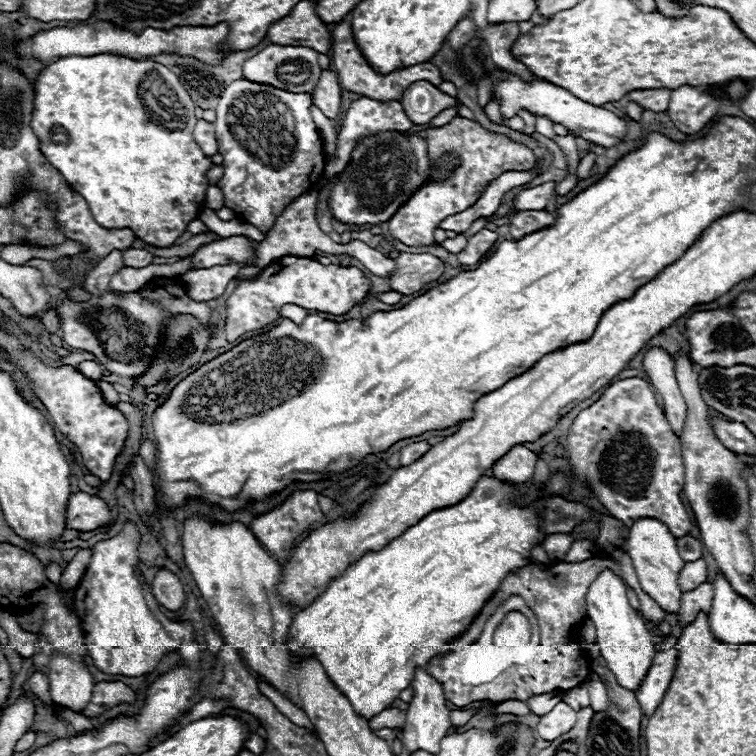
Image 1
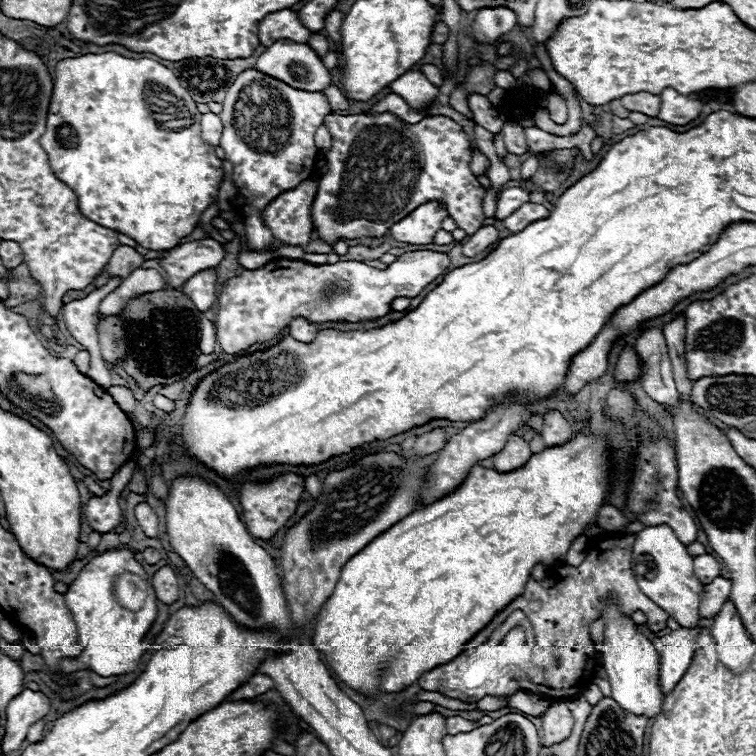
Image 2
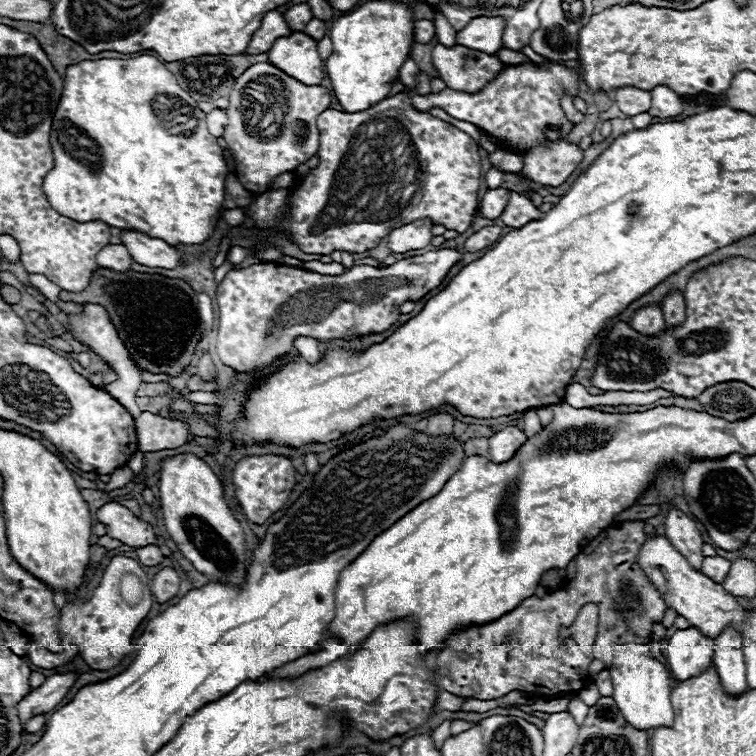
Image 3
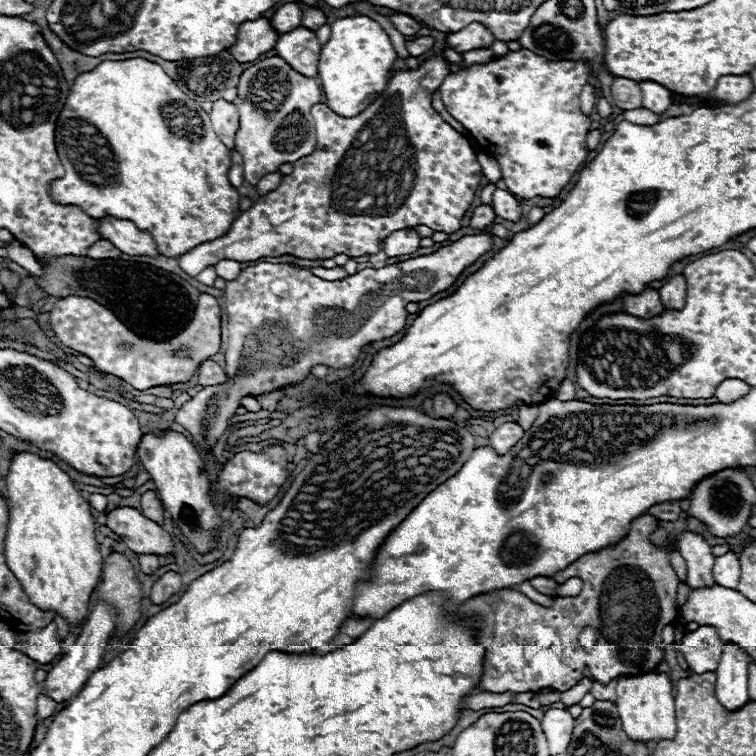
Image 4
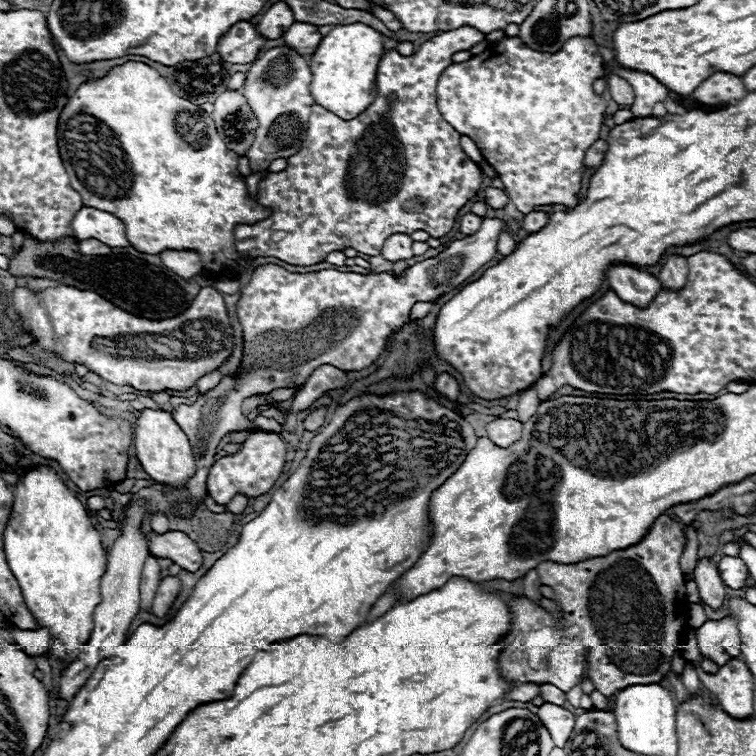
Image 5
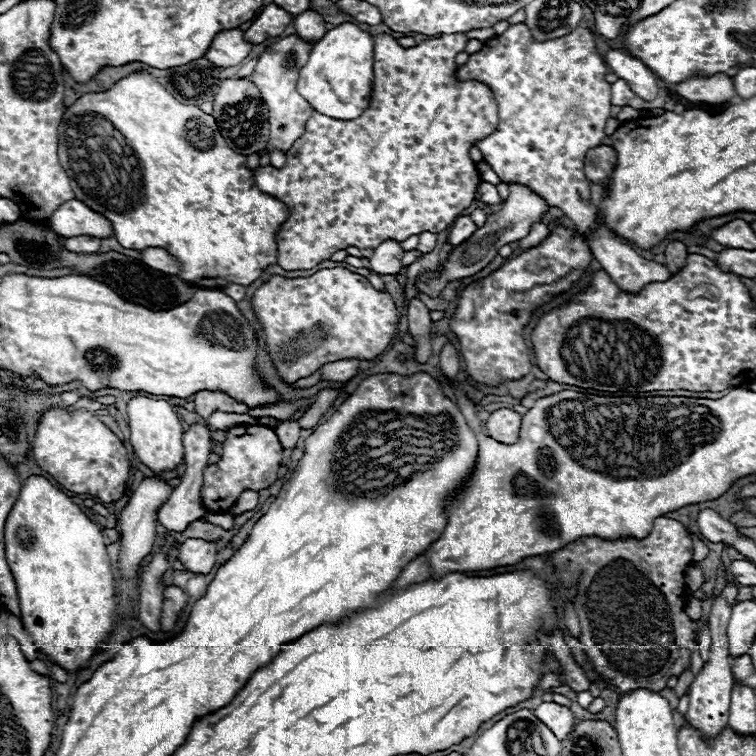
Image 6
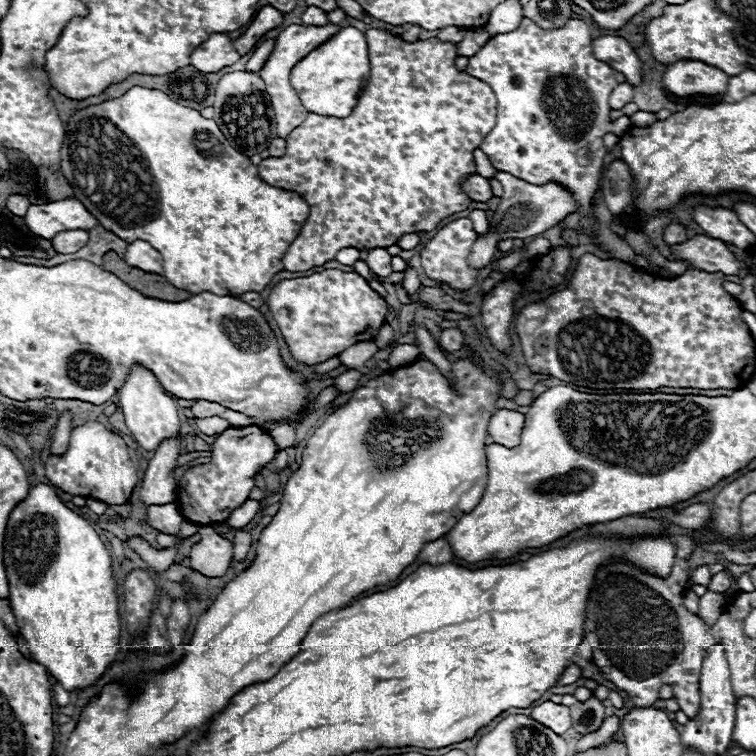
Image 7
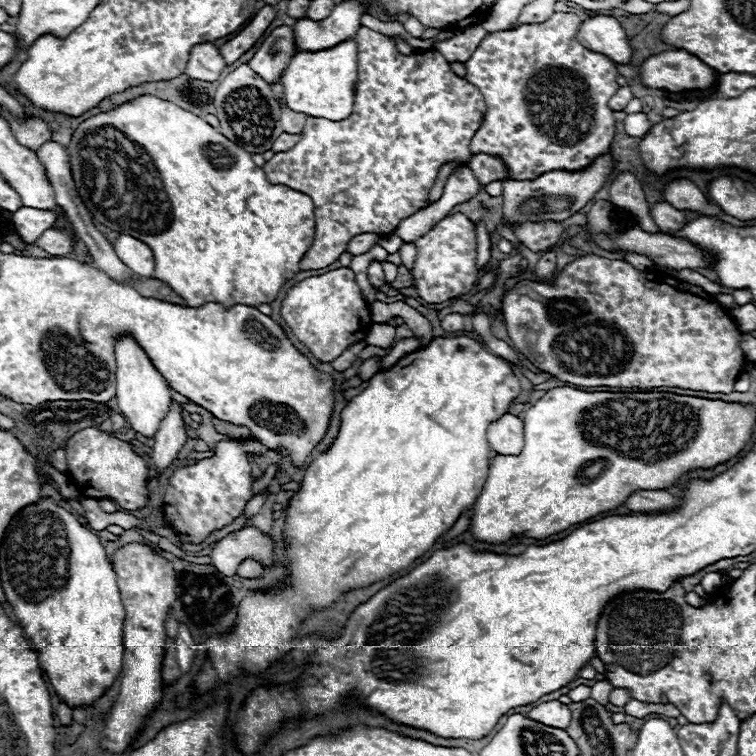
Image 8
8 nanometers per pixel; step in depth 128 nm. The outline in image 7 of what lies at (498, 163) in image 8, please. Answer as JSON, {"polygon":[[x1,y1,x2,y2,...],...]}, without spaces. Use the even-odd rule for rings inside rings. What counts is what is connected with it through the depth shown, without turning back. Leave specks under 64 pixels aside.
{"polygon":[[476,150,474,152,474,160,476,160,476,172,480,176,484,176,484,178,492,178,494,176,496,168,488,162,488,158,486,158,486,154,482,150]]}

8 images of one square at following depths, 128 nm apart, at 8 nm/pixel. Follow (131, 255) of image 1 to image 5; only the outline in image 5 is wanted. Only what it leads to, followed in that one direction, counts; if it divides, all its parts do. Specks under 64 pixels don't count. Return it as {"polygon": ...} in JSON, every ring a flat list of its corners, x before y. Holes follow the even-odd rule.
{"polygon":[[88,238,88,240,78,242,78,248,80,248,80,252,84,252,86,256,106,256,106,254,112,252,110,246,106,246,106,244,100,242,100,240,94,240,94,238]]}

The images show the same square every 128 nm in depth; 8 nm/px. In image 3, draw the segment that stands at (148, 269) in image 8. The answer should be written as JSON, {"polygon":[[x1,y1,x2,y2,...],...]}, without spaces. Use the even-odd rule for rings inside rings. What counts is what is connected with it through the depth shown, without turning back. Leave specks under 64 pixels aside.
{"polygon":[[478,16,472,18,456,36,456,42,480,50,486,54,496,54,502,48,502,34,506,28,506,18,502,16],[400,92,380,100,368,110,352,114,328,108,316,118,316,126,320,130,320,166,296,186,290,200,290,218,284,220,284,226,268,232,290,236,310,254,330,254,334,250,364,252,378,246,390,230,418,220,420,216,456,232,466,232,478,216,478,192,482,188,480,146,456,126,428,112,416,112,410,106,408,94]]}

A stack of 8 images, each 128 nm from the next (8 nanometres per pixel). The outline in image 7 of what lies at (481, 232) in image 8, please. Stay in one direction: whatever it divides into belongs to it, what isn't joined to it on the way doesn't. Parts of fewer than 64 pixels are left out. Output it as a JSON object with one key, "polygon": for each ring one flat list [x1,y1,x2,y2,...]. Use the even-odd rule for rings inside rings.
{"polygon":[[472,210,472,212,470,212,470,220,472,220,474,230,476,230,478,234,484,234,484,232,488,230,488,216,486,216,484,210]]}

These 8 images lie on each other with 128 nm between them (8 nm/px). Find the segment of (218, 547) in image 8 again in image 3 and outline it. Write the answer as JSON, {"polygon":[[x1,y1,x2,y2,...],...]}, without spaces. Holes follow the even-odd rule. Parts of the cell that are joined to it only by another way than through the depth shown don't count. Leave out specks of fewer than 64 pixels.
{"polygon":[[108,502,98,508,96,512,98,522,104,524,106,534,110,538,122,540,128,546,148,546,156,544,156,536,150,524,138,520,128,508,120,506,118,502]]}

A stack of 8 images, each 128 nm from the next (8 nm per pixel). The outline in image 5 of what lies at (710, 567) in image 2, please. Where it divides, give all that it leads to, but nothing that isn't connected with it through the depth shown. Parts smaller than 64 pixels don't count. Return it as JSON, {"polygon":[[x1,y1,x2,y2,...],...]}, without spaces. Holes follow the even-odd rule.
{"polygon":[[724,556,720,562,718,562,718,572,720,572,720,578,722,582,728,586,728,588,744,588,746,586,746,578,748,578,748,568,744,564,742,558,736,558,736,556]]}

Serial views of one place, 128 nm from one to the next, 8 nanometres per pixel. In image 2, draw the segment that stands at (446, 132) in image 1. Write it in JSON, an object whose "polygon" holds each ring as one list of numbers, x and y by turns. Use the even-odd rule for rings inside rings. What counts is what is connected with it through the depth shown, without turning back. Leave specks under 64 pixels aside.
{"polygon":[[472,148,472,160,470,160,470,170,472,174,478,178,478,176,486,176,488,174,488,168,490,168,490,160,486,158,484,152,480,152,478,148],[432,200,432,202,420,204,406,218,392,224,390,234,398,242,430,244,434,240,434,234,440,230,440,224,446,216,448,216,448,210,440,202]]}

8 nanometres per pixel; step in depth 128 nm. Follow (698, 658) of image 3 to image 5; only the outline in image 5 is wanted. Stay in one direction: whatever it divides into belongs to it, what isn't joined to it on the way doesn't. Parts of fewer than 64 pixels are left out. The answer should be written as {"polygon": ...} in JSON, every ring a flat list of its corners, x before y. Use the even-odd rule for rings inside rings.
{"polygon":[[732,618,724,620,706,620,696,630,696,644,704,658,710,658,714,664,722,666,730,658,740,656,738,628]]}

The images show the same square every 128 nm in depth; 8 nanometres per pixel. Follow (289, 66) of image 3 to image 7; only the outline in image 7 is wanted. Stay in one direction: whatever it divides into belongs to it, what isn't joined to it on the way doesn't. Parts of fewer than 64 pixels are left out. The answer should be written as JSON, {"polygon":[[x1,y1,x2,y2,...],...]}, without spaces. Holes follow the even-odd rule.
{"polygon":[[310,6,302,14,302,24,304,26,326,26,328,24,328,16,326,16,324,10,320,10,316,6]]}

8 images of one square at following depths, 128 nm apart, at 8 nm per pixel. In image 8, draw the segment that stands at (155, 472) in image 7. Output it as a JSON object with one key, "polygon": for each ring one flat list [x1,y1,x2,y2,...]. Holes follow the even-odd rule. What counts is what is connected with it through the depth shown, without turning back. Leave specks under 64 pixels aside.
{"polygon":[[172,402,172,408,168,416,160,422,160,428,154,436,154,452,152,452,152,464,158,476,176,460,178,452,182,450,186,442,186,430,184,430,184,420,180,416,180,408,176,402]]}

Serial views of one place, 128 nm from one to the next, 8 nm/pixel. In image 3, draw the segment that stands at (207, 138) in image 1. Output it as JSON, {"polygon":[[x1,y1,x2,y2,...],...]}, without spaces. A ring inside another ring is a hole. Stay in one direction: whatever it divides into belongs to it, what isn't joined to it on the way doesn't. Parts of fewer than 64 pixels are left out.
{"polygon":[[214,108,212,112,206,114,206,126,208,126,208,132,216,138,220,138,224,134,224,128,228,124,228,114,226,110,220,110,220,108]]}

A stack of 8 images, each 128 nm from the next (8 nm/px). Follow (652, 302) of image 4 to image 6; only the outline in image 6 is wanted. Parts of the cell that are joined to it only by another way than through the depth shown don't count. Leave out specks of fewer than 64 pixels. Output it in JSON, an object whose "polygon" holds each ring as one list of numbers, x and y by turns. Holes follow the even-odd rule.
{"polygon":[[600,228,594,236,588,238,590,242,590,248,592,248,592,254,594,258,600,262,602,270,616,282,616,286,624,292,630,292,630,294,638,294,642,292,648,284,652,282,664,282,668,280,672,274,668,272,668,268,664,268,662,264,656,264,656,262,650,262,650,260,644,260,636,254,636,250,632,250,628,244,624,244,620,238,616,238,612,232,608,232,606,228]]}

